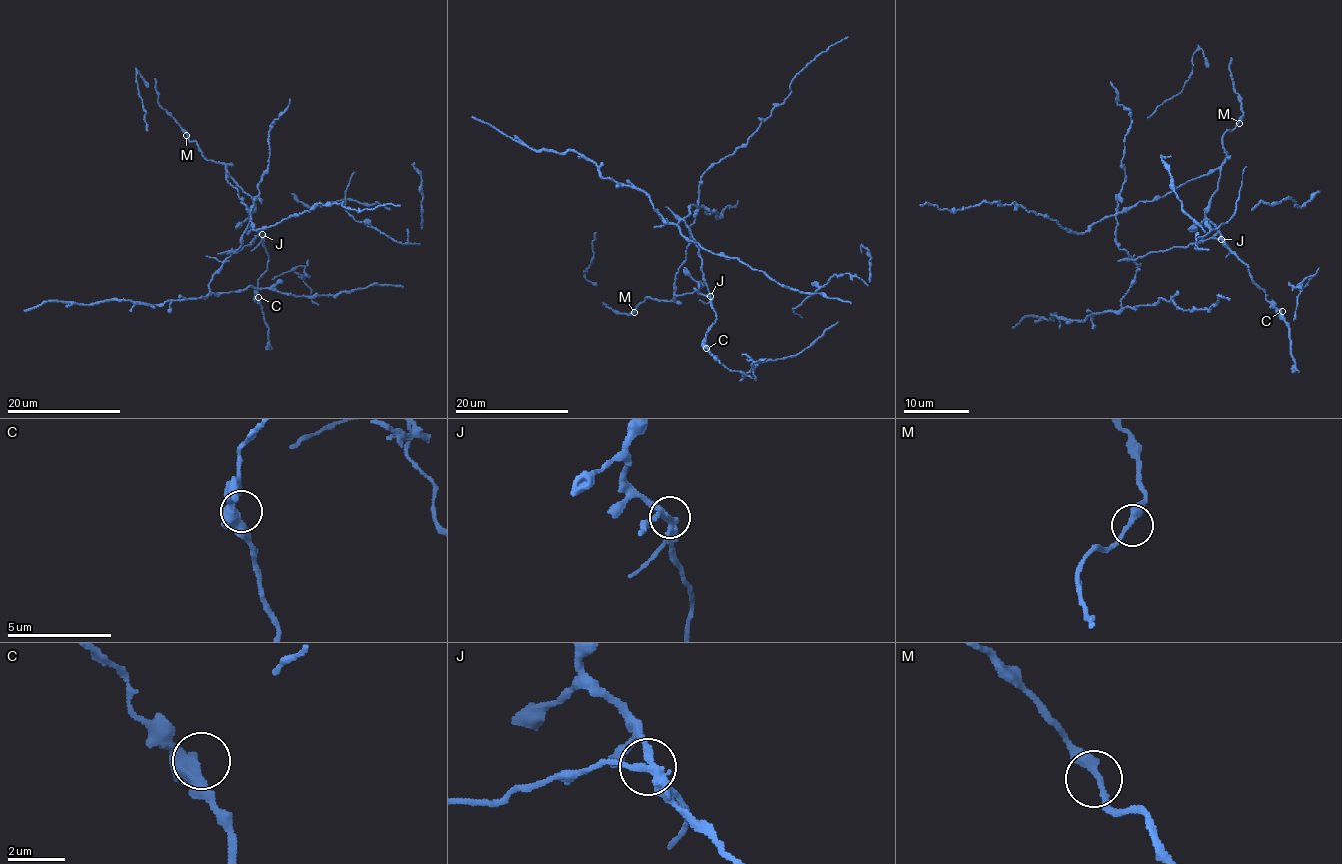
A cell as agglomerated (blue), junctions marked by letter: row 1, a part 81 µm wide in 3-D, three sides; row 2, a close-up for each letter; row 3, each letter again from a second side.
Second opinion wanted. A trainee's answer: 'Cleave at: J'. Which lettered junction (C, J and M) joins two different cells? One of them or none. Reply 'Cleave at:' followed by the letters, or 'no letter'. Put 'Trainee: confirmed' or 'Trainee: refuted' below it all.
Cleave at: J
Trainee: confirmed

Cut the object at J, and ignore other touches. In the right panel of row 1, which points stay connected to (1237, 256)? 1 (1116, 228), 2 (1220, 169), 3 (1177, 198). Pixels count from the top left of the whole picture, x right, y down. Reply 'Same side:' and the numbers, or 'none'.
Same side: 2

